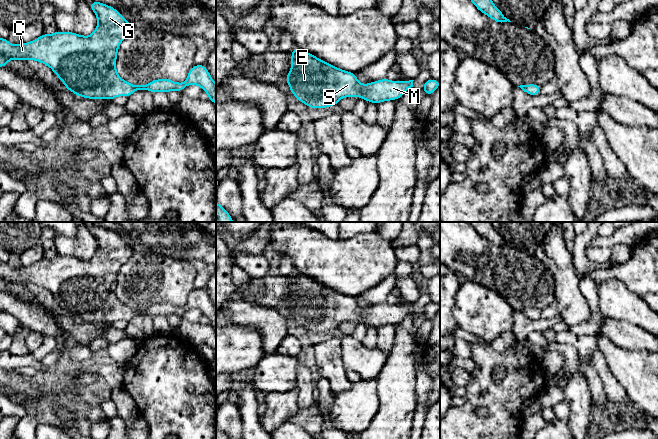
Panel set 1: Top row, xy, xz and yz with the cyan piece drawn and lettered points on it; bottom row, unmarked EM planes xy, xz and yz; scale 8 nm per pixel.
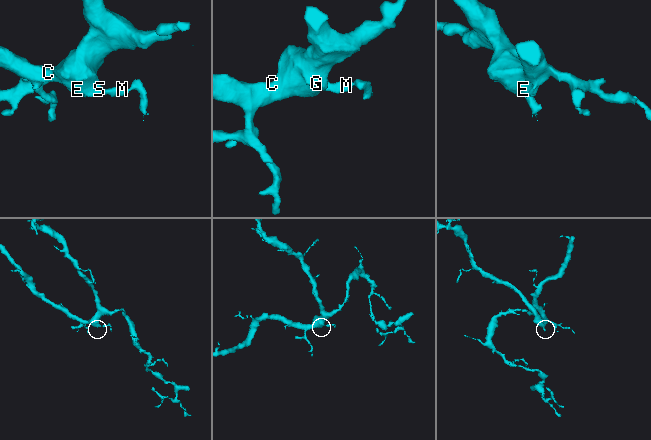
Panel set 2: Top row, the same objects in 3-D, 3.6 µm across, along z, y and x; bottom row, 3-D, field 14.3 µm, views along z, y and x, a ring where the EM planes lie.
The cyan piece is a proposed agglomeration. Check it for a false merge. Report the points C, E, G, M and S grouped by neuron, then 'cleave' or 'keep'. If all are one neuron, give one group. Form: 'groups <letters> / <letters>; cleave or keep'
groups C E G M S; keep

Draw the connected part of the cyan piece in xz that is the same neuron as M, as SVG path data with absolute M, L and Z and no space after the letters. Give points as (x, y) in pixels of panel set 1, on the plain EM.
M295 270L290 276L291 295L285 305L298 325L308 332L326 332L338 328L344 321L361 321L367 326L379 328L400 323L413 305L391 305L387 302L360 308L356 297L337 292Z

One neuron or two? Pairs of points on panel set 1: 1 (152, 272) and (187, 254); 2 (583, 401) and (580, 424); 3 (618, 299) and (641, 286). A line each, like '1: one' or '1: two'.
1: two
2: one
3: two

